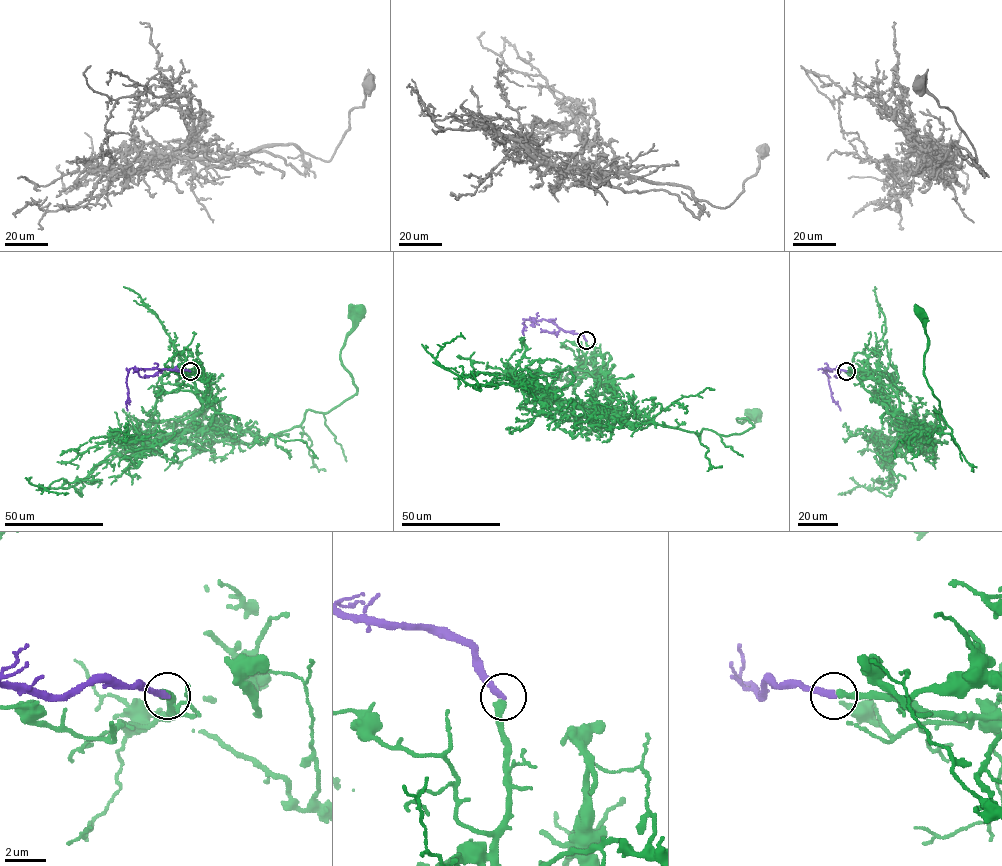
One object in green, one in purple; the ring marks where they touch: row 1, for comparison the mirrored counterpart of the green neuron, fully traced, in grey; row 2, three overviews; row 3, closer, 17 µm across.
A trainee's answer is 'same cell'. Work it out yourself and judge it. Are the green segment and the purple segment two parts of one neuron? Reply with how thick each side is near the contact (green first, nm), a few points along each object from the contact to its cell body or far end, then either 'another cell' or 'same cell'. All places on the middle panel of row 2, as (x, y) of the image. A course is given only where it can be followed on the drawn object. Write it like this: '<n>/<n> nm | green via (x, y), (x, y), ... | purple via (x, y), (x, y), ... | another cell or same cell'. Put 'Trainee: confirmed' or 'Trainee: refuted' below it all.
320/320 nm | green via (586, 340), (597, 409), (636, 424), (725, 435), (748, 430), (753, 425), (747, 419), (736, 419), (755, 412) | purple via (586, 340), (580, 333), (564, 331), (543, 319), (525, 319), (524, 335) | same cell
Trainee: confirmed

